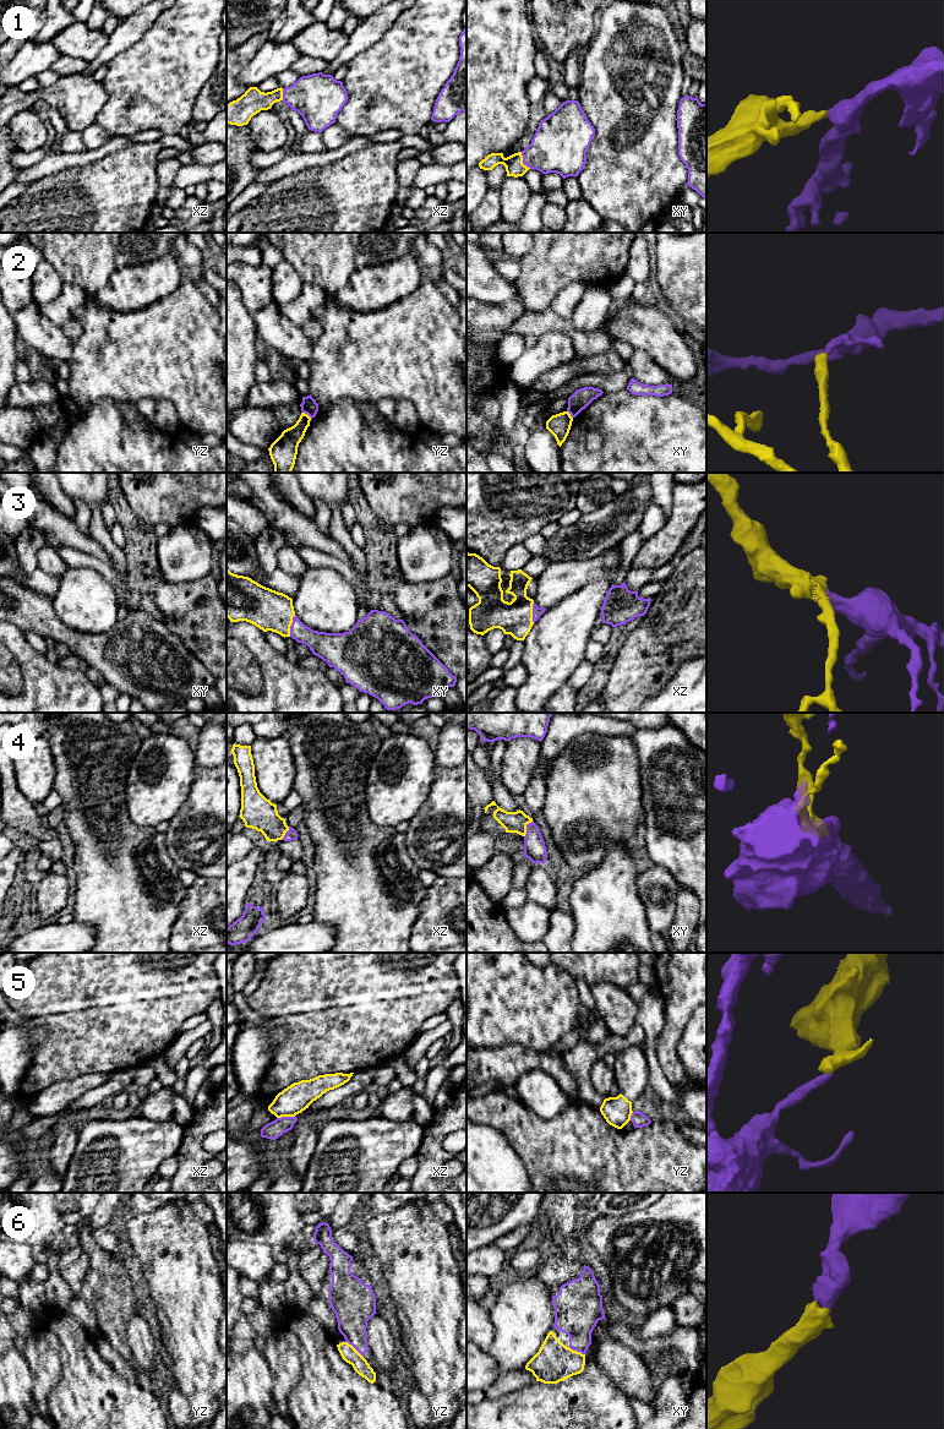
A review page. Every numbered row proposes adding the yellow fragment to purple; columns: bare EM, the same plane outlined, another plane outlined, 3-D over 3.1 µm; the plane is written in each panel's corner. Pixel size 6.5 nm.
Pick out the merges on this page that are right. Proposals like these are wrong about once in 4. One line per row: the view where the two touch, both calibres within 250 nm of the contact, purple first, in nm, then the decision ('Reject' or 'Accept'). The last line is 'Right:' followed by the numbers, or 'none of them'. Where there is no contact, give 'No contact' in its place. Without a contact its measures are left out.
1: Touches purple in xy. Thickness 340 nm (purple) against 120 nm. Accept
2: Touches purple in yz. Thickness 110 nm (purple) against 150 nm. Reject
3: Touches purple in xy. Thickness 170 nm (purple) against 260 nm. Accept
4: Touches purple in xy. Thickness 140 nm (purple) against 140 nm. Accept
5: Touches purple in xz. Thickness 120 nm (purple) against 190 nm. Reject
6: Touches purple in yz. Thickness 240 nm (purple) against 100 nm. Accept
Right: 1, 3, 4, 6

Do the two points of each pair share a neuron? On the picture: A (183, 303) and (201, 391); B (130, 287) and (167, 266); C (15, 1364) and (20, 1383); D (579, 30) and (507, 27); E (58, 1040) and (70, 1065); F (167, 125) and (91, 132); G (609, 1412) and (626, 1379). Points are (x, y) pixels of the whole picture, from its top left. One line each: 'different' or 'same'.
A: same
B: same
C: same
D: different
E: same
F: different
G: different

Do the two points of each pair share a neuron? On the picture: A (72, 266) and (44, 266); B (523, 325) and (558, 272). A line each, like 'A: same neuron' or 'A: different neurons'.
A: different neurons
B: different neurons

